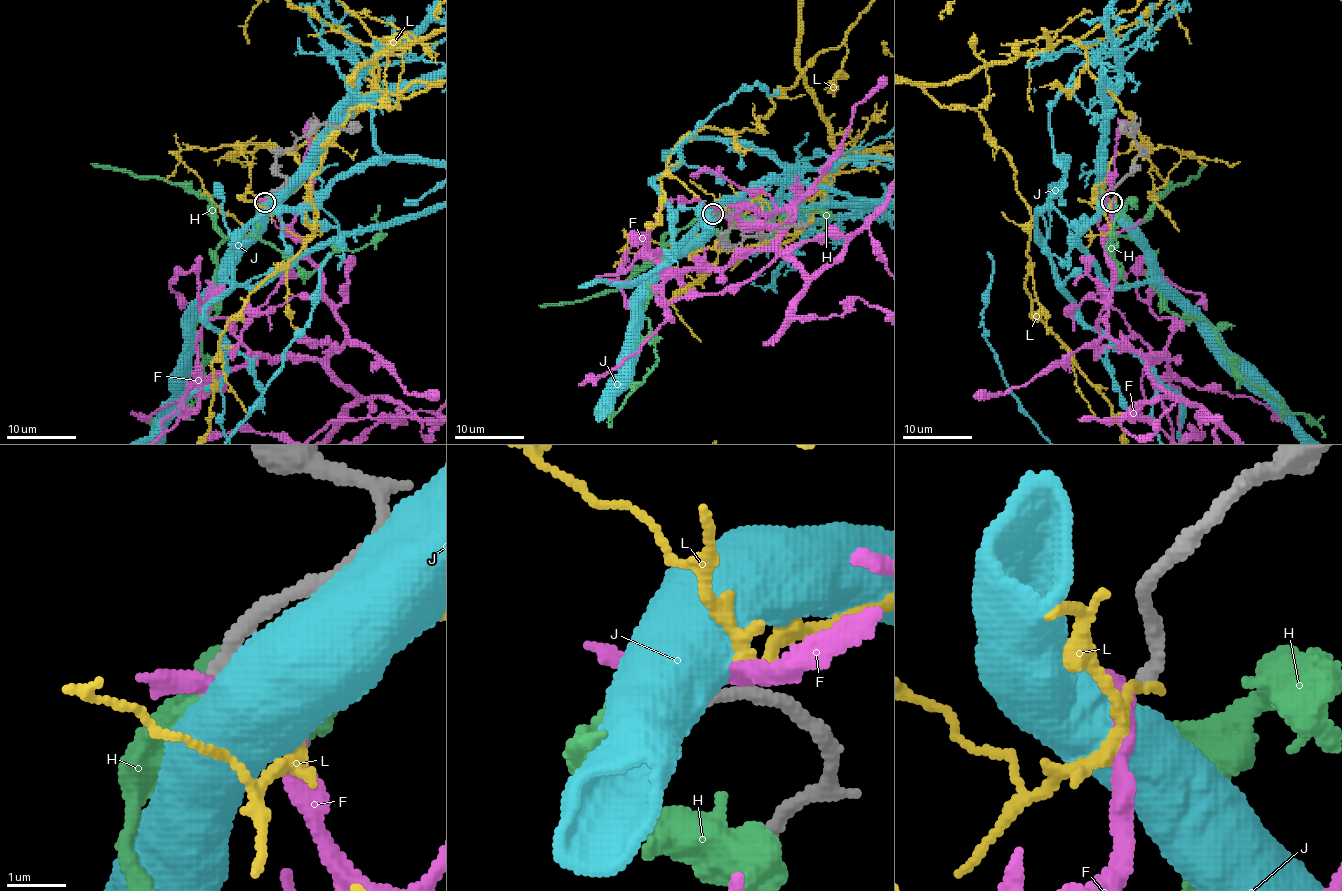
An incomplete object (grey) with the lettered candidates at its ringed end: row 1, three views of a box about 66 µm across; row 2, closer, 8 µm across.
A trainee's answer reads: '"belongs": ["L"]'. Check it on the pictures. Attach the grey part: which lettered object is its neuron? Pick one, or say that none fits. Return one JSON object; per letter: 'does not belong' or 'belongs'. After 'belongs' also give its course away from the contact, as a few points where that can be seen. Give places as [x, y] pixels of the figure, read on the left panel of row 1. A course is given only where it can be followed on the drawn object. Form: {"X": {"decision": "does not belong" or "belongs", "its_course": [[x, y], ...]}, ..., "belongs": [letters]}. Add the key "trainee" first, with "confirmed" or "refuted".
{"trainee": "refuted", "F": {"decision": "does not belong"}, "H": {"decision": "belongs"}, "J": {"decision": "does not belong"}, "L": {"decision": "does not belong"}, "belongs": ["H"]}

